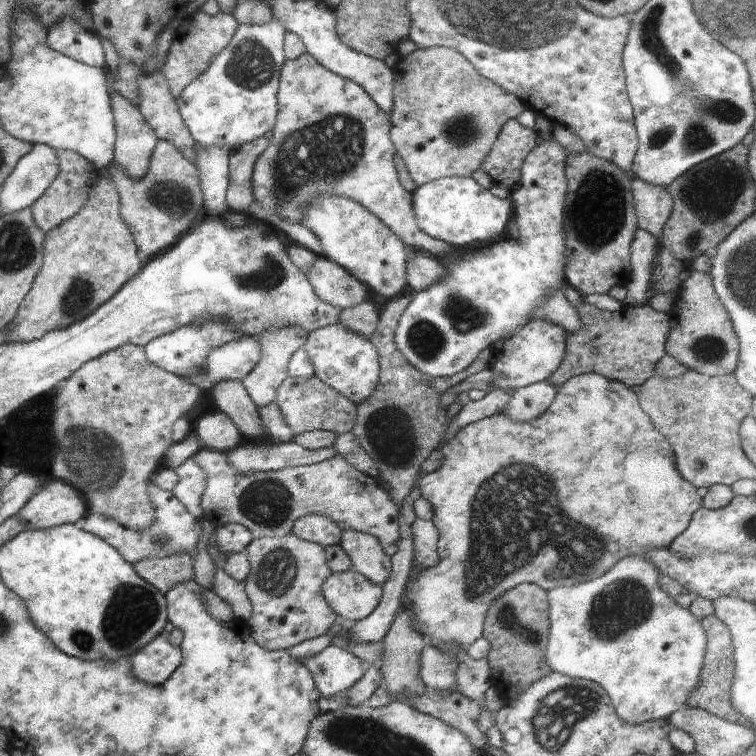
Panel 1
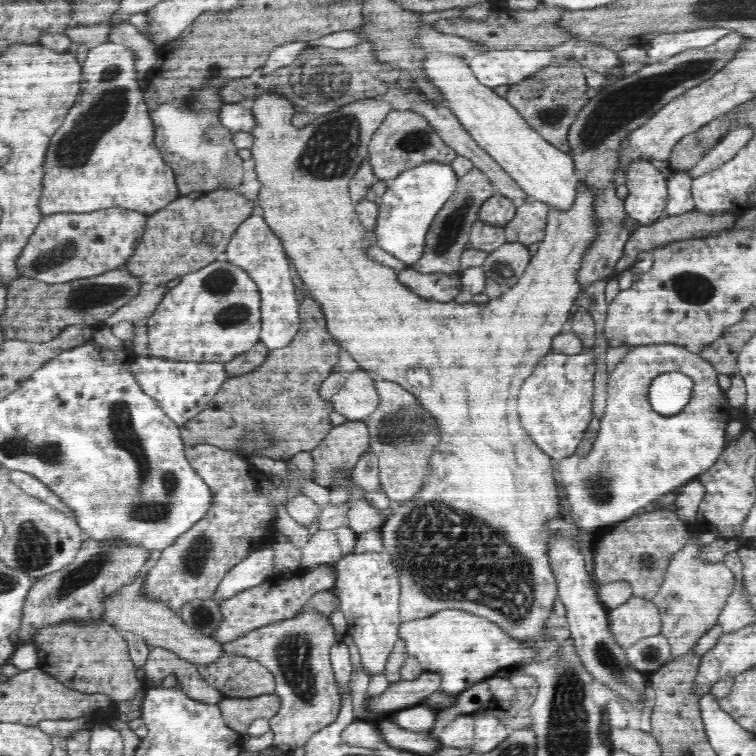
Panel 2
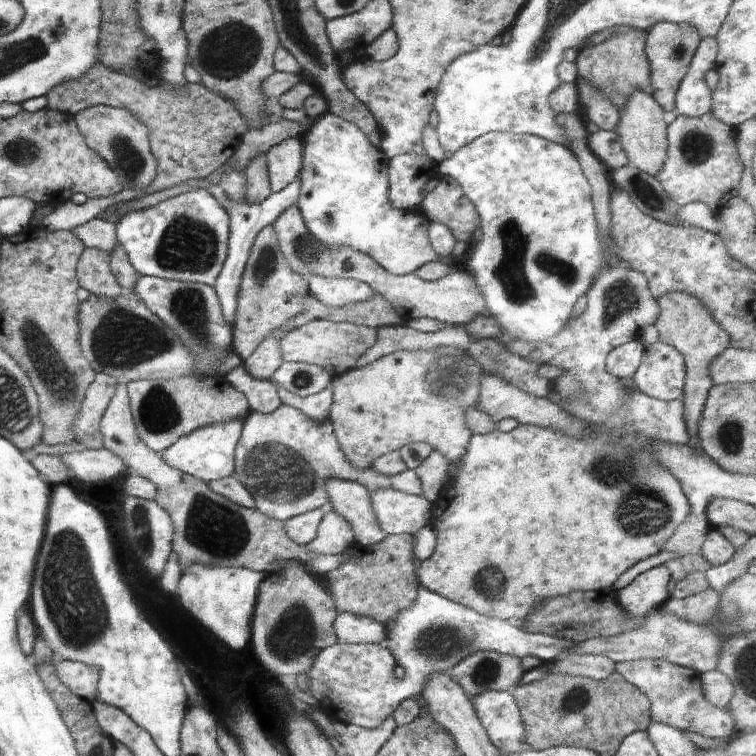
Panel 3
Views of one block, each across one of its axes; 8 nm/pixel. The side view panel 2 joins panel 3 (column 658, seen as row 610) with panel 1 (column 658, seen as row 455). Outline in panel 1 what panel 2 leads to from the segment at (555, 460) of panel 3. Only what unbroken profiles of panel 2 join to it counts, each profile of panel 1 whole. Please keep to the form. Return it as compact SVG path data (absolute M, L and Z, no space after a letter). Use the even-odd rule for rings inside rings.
M582 373L569 378L562 386L557 387L557 390L558 394L554 402L550 404L550 408L538 418L534 418L532 422L512 422L504 412L498 412L462 427L456 436L446 440L440 446L443 456L440 468L420 474L421 496L424 496L434 509L434 518L431 521L439 532L440 562L433 568L422 569L422 572L416 576L416 580L408 583L404 599L410 600L414 608L412 618L416 622L416 630L426 634L432 647L438 646L440 642L456 642L467 648L474 640L482 637L484 620L492 602L516 584L522 584L522 582L538 584L542 590L549 591L556 586L566 586L570 582L580 582L580 580L586 582L604 574L604 570L612 568L624 556L642 555L656 548L668 547L680 532L688 528L692 515L703 506L702 498L696 491L697 488L690 486L690 482L686 482L676 470L674 452L670 443L663 434L660 434L652 420L648 420L649 416L642 412L636 393L631 388L600 374ZM578 526L584 526L586 532L578 534Z

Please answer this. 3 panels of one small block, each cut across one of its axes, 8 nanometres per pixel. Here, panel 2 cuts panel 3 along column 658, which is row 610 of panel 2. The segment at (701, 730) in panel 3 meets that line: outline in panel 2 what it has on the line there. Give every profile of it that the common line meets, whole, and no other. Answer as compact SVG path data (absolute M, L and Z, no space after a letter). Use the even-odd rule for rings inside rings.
M696 533L691 534L685 548L672 555L660 590L652 600L660 610L661 634L669 641L672 659L694 650L703 635L717 624L738 578L724 562L710 563L700 559L698 554L701 554L703 547L698 544L699 536Z

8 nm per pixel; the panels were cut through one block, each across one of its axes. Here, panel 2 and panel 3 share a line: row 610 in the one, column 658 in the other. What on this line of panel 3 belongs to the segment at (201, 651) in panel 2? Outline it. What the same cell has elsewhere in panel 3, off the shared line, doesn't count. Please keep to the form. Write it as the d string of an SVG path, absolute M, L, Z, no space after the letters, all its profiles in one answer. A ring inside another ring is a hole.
M636 89L620 112L621 119L616 132L622 148L626 151L629 164L656 177L667 159L667 126L673 121L670 111L664 111L651 94Z

